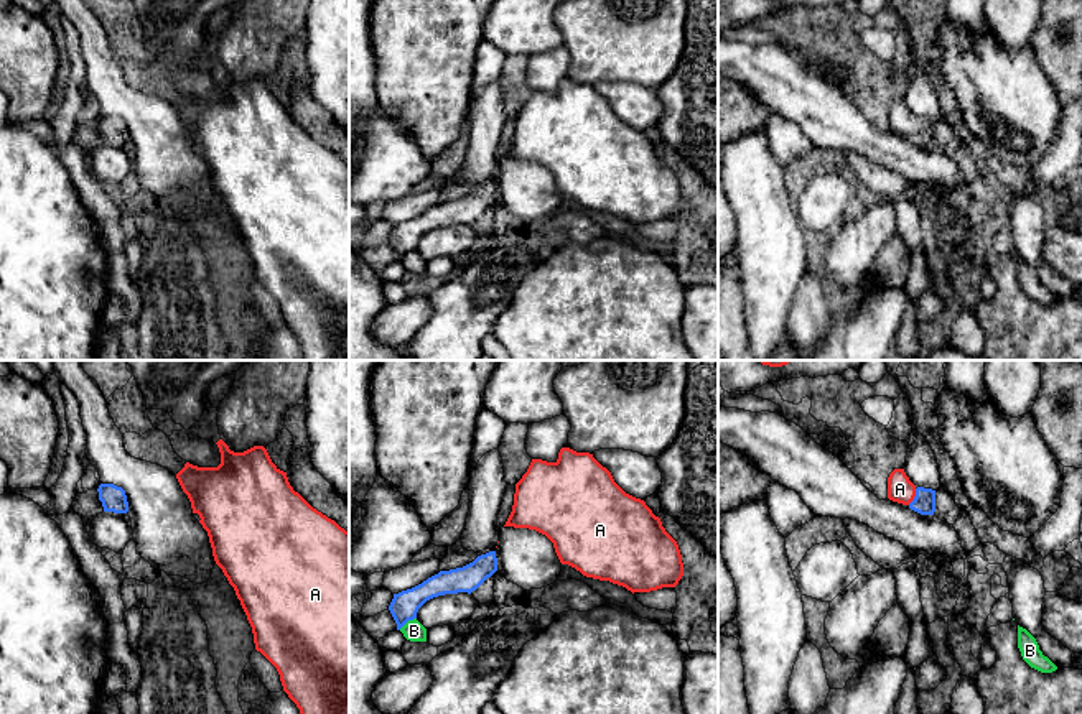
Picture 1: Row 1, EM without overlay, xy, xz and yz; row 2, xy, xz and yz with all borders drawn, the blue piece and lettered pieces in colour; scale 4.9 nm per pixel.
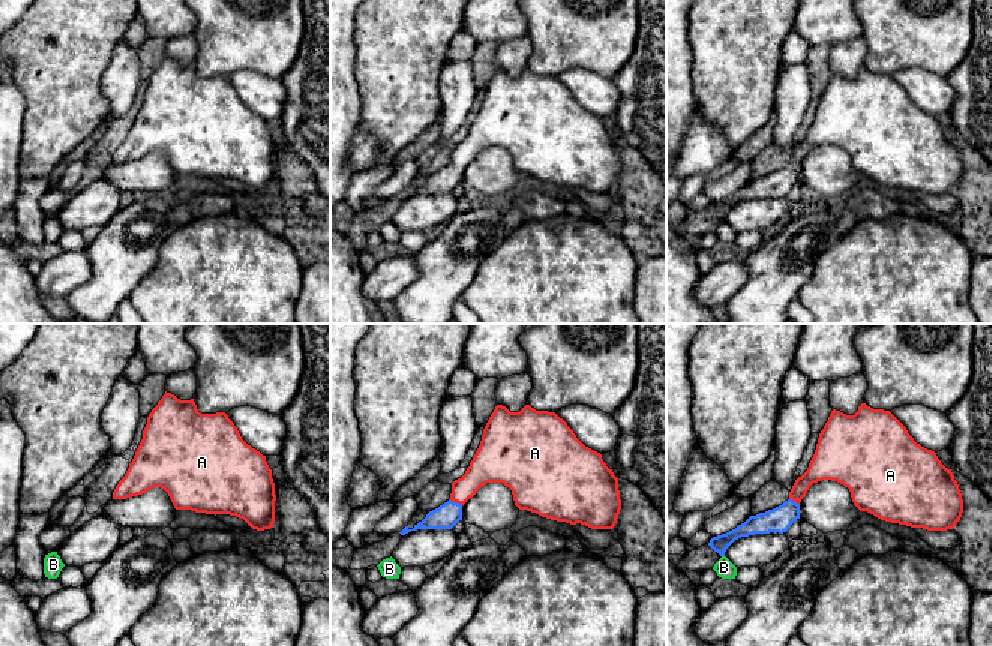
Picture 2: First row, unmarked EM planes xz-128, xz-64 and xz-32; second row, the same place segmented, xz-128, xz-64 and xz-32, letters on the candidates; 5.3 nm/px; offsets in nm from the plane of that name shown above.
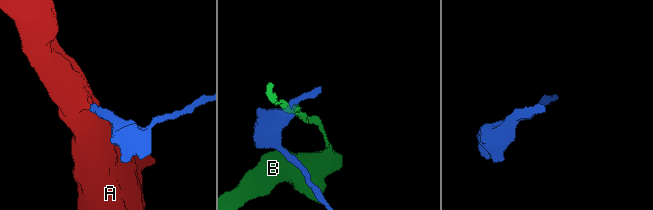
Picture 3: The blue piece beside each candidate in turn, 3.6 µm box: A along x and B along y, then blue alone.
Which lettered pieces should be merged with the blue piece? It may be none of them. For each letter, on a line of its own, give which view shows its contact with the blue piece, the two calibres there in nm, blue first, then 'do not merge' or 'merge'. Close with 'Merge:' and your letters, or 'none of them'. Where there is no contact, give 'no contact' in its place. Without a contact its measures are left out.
A: contact in yz; calibres 110 and 130 nm; merge
B: contact in xz; calibres 140 and 100 nm; do not merge
Merge: A

